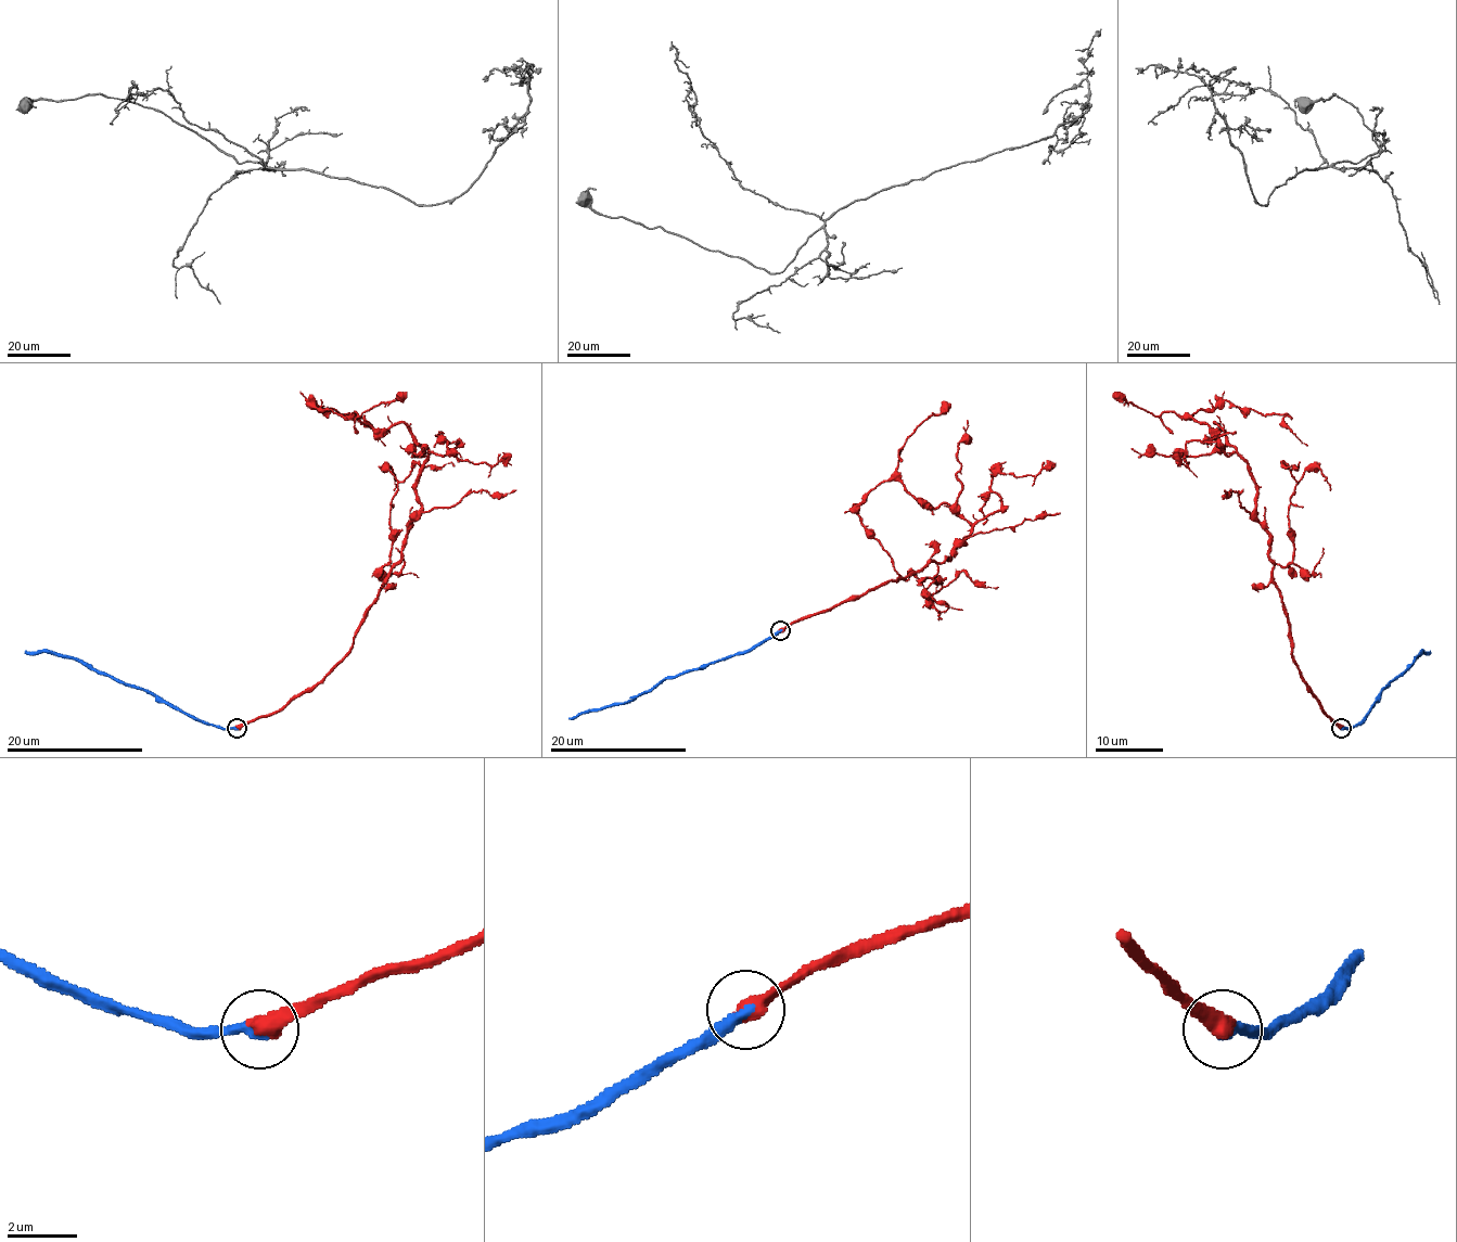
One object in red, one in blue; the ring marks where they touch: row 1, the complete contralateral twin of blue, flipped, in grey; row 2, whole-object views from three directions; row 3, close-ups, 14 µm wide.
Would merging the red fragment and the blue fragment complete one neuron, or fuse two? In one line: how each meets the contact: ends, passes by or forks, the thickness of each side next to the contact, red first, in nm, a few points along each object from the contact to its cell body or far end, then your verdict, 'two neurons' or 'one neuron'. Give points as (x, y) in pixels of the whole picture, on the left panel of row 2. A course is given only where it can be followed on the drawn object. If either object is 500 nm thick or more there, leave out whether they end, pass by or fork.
550/320 nm | red via (235, 728), (285, 708), (349, 650), (420, 509), (427, 451), (412, 432), (316, 401), (358, 413), (385, 446) | blue via (235, 728), (219, 728), (191, 718), (142, 689), (116, 682), (73, 658), (25, 650) | one neuron

